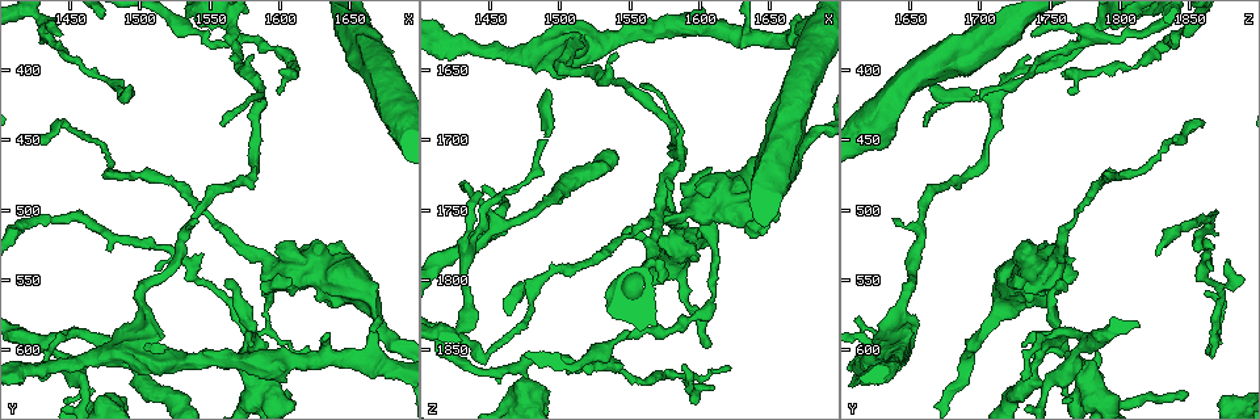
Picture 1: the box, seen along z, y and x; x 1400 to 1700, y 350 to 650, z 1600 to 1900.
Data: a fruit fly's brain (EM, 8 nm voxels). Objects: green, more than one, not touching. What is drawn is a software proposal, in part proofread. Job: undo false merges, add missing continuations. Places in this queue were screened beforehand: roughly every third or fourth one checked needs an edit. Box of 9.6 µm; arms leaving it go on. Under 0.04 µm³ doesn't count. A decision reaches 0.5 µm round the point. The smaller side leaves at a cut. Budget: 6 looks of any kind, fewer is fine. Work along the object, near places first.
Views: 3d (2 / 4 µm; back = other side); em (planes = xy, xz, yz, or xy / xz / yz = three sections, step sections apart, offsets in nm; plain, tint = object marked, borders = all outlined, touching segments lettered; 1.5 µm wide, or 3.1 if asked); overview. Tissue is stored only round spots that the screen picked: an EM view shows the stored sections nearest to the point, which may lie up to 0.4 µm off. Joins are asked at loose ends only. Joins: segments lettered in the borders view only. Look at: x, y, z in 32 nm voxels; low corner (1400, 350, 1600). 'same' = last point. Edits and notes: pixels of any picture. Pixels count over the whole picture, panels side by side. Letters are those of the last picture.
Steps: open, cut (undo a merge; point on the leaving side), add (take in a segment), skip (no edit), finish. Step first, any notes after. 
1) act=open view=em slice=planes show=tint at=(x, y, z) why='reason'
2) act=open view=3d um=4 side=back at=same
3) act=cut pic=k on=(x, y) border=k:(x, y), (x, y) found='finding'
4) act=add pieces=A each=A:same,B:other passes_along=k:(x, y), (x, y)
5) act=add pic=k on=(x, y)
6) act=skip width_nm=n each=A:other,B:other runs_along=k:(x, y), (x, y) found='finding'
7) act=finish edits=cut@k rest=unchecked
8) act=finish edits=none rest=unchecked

act=open view=em slice=xy step=8 show=tint at=(1632, 606, 1626)

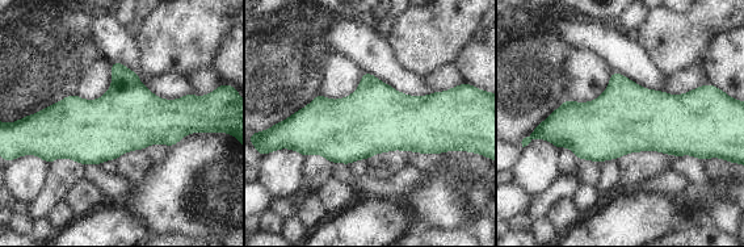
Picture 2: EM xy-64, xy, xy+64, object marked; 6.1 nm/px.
act=open view=em slice=xz step=8 show=tint at=same why='another direction'

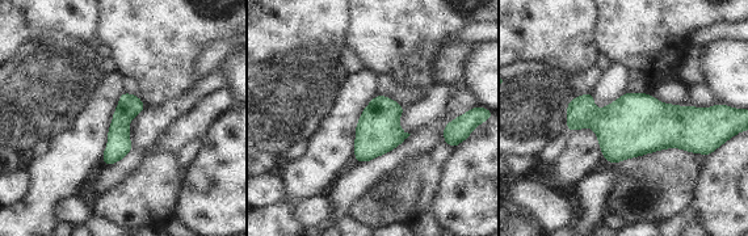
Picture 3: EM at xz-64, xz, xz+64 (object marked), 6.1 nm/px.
act=open view=em slice=xz step=8 show=borders at=same why='what lies round it'

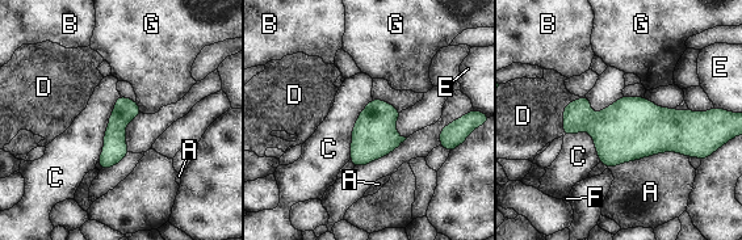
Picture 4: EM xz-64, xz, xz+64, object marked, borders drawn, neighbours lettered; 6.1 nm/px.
act=skip each=A:other,B:other,C:other,D:other,E:other,F:other,G:other border=4:(120, 95), (97, 161) found='one cell here'

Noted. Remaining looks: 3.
act=open view=3d um=4 at=(1596, 602, 1784) why='an open end'

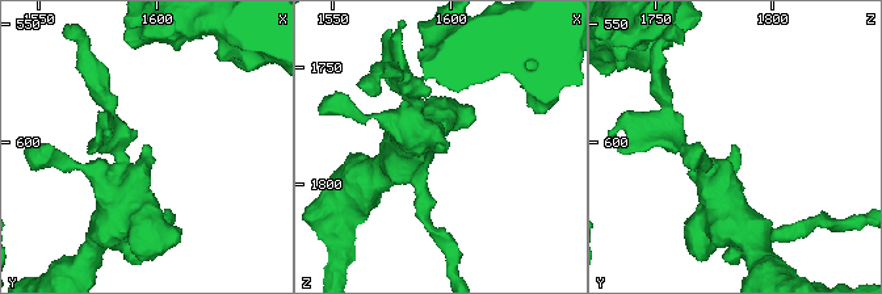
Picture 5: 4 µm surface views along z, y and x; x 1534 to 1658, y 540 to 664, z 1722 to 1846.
act=open view=em slice=planes show=borders at=(1598, 601, 1783) why='now the EM'

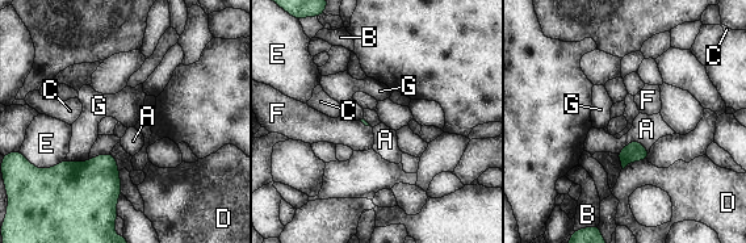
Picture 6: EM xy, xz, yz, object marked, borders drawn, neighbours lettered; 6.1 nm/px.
act=skip each=A:other,B:other,C:other,D:other,E:other,F:other,G:other border=6:(649, 150), (632, 139), (617, 154) found='none of them fits'

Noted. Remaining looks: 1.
act=finish edits=none rest=unchecked

